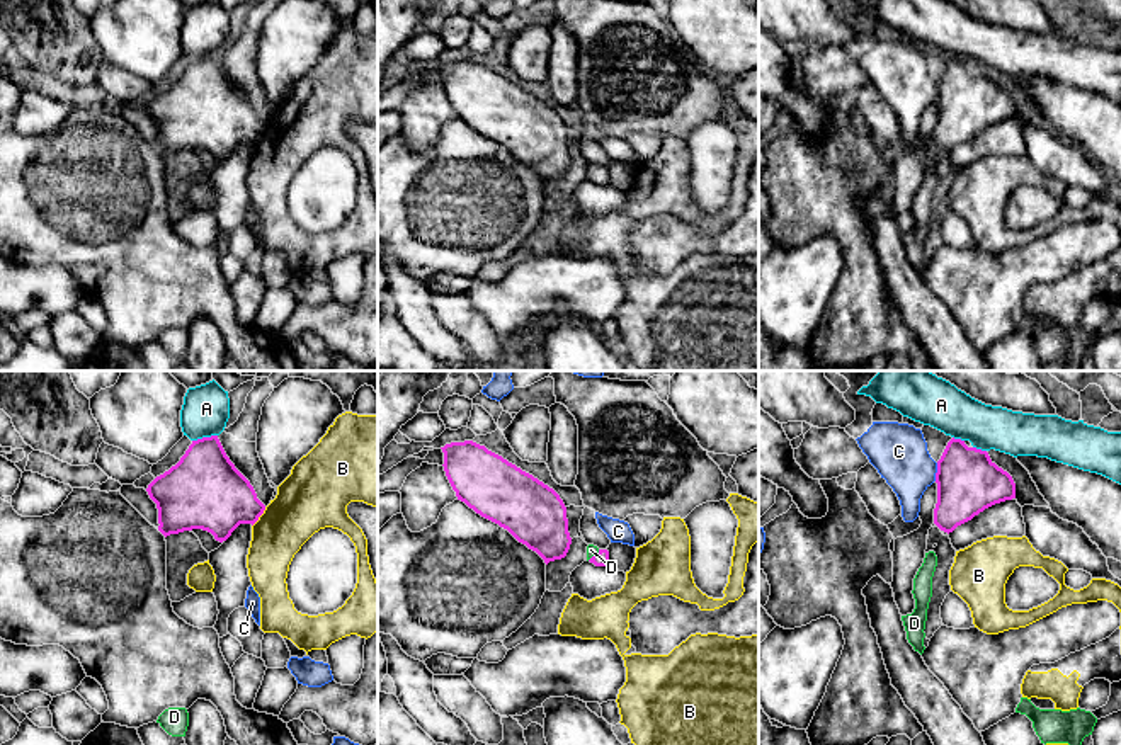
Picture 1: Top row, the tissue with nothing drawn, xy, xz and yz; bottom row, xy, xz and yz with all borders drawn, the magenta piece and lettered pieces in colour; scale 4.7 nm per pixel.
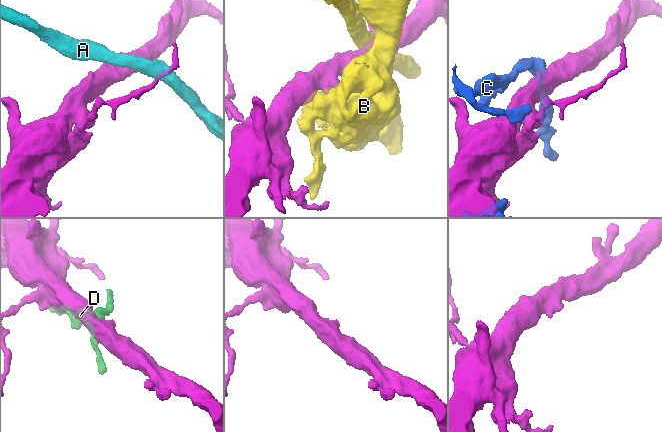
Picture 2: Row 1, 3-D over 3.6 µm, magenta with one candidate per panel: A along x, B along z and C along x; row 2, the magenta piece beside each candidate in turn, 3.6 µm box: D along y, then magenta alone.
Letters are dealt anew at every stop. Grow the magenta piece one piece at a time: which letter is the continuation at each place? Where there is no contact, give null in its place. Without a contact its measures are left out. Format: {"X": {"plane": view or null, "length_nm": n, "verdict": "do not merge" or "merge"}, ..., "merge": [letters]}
{"A": {"plane": "xy", "length_nm": 120, "verdict": "do not merge"}, "B": {"plane": "xy", "length_nm": 120, "verdict": "do not merge"}, "C": {"plane": "yz", "length_nm": 90, "verdict": "do not merge"}, "D": {"plane": "xz", "length_nm": 80, "verdict": "merge"}, "merge": ["D"]}

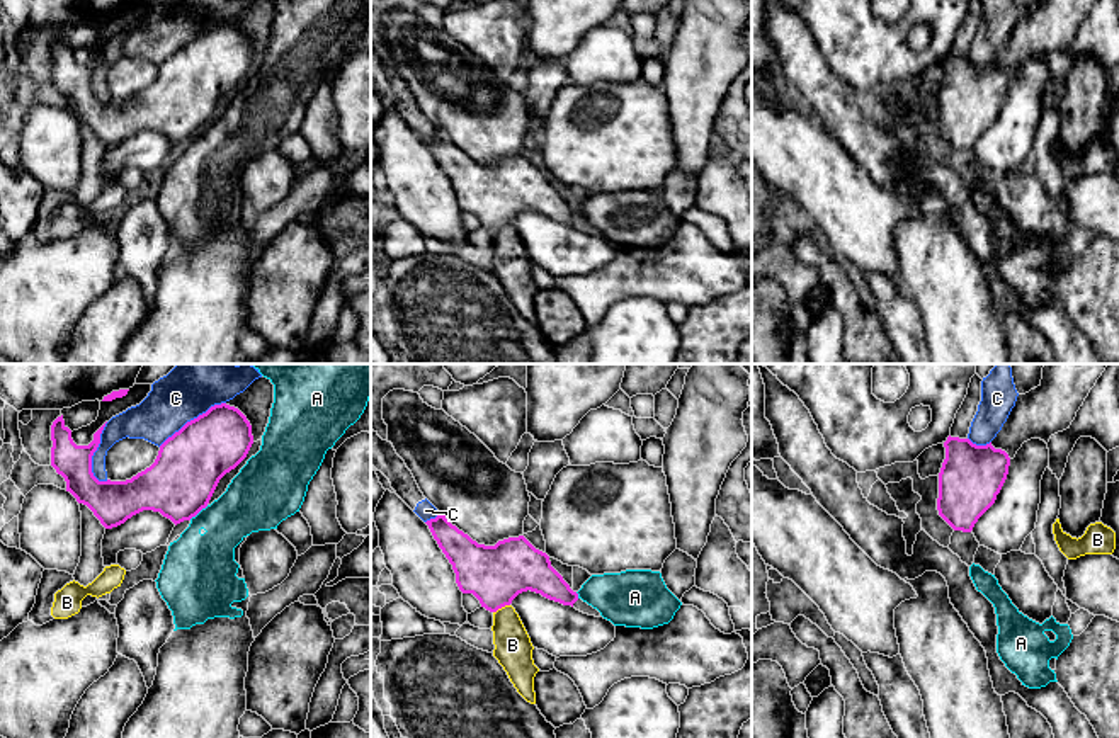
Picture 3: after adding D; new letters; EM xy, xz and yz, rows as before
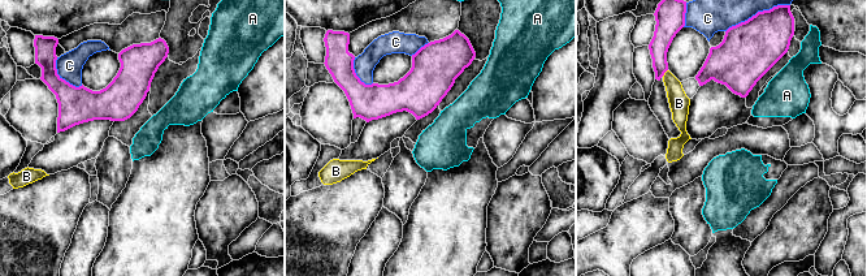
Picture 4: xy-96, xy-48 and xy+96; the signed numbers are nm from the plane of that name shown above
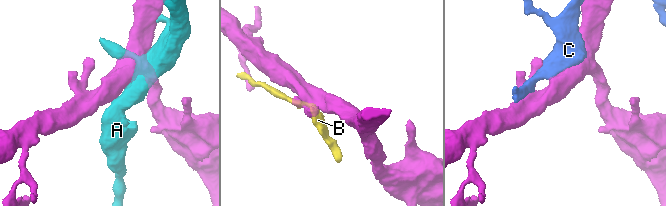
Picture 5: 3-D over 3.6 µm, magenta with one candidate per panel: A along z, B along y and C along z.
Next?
{"A": {"plane": "xy", "length_nm": 120, "verdict": "do not merge"}, "B": {"plane": "xz", "length_nm": 90, "verdict": "do not merge"}, "C": {"plane": "xy", "length_nm": 300, "verdict": "do not merge"}, "merge": []}

